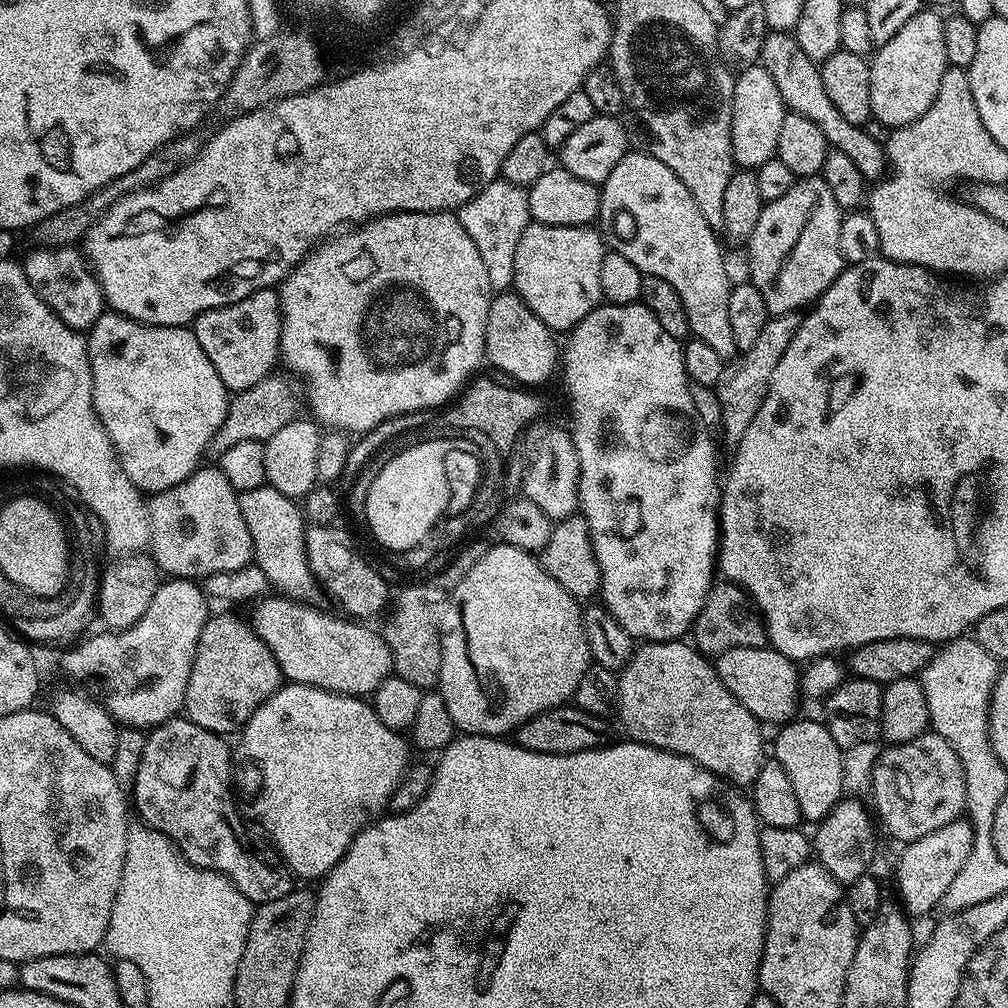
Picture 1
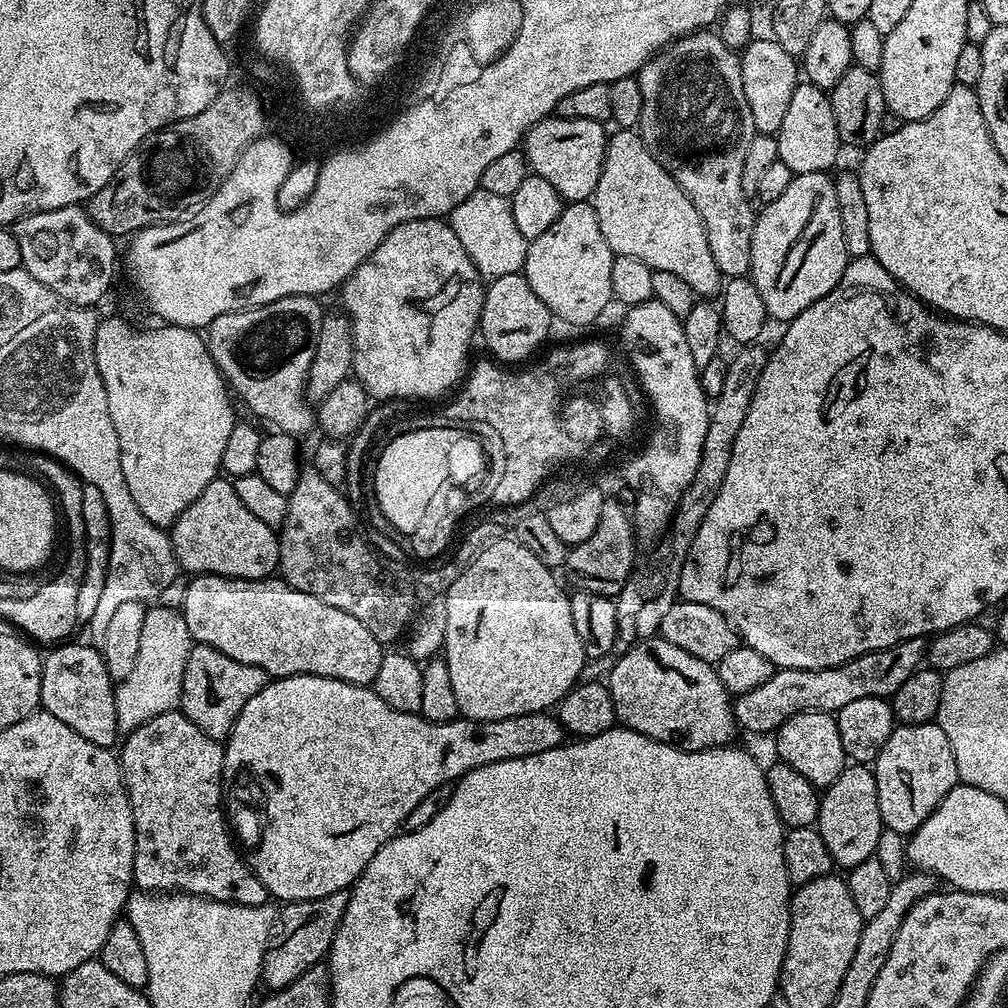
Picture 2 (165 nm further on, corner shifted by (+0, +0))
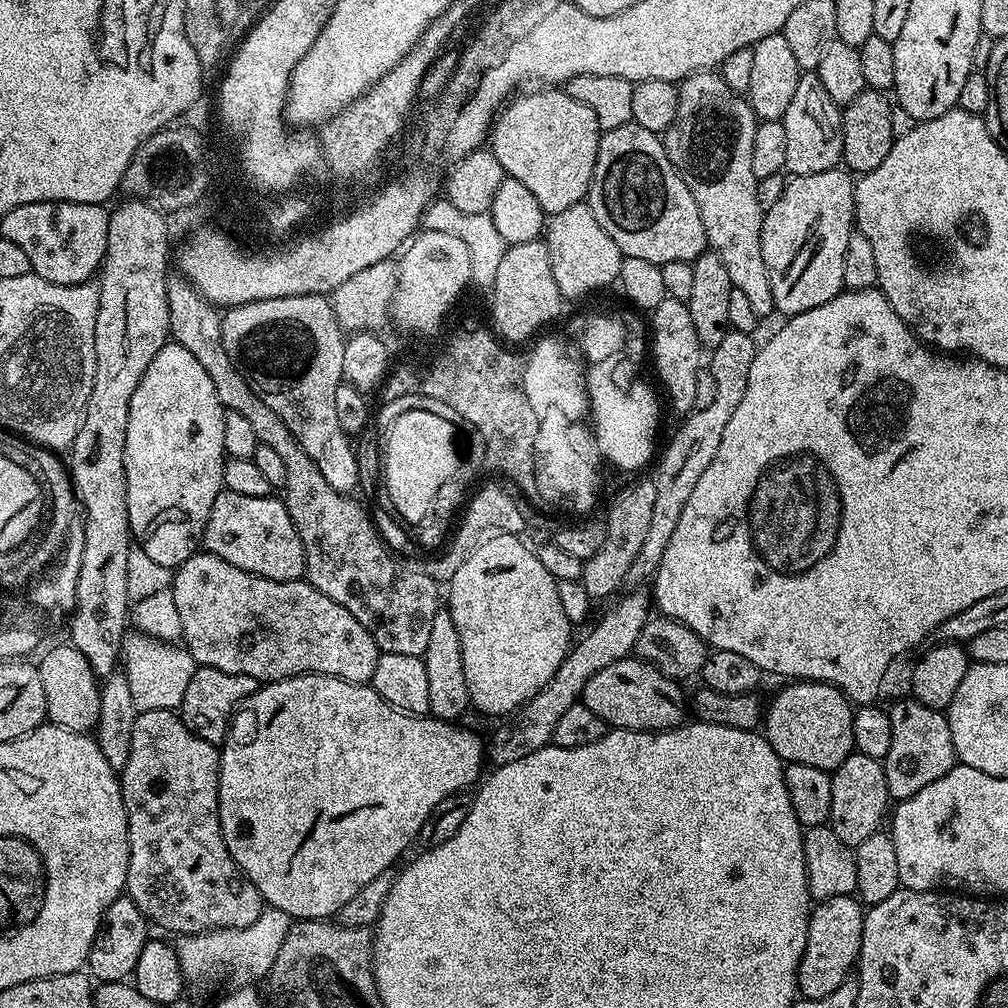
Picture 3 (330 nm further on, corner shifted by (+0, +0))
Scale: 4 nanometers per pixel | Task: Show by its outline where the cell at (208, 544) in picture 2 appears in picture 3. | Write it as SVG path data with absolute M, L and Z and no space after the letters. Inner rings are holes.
M222 490L214 498L210 518L202 541L203 551L214 554L238 570L278 582L299 580L304 576L304 551L298 530L290 522L283 499L279 495L251 496Z

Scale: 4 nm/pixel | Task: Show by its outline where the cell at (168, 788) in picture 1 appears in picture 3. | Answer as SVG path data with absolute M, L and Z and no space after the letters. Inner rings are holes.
M170 709L146 710L134 722L130 758L119 773L120 793L128 815L128 882L126 895L153 925L193 936L212 928L241 928L258 922L266 901L234 862L220 832L220 754L217 745L198 738Z

